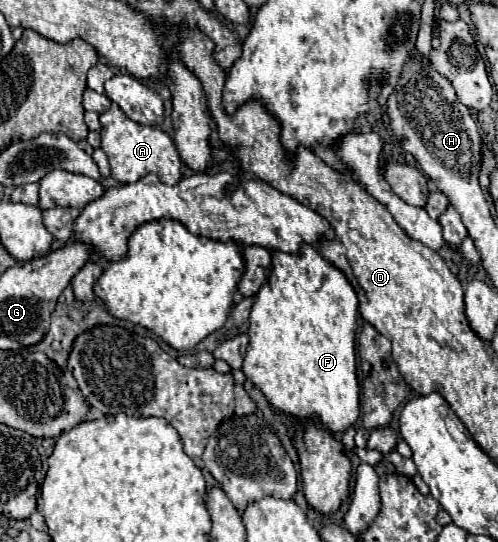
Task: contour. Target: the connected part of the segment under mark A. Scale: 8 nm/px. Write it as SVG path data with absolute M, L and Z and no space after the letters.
M113 104L107 112L101 114L101 148L109 158L111 176L119 184L131 184L139 178L155 172L161 182L175 186L181 180L181 158L173 140L159 128L141 126L125 116L125 112Z

